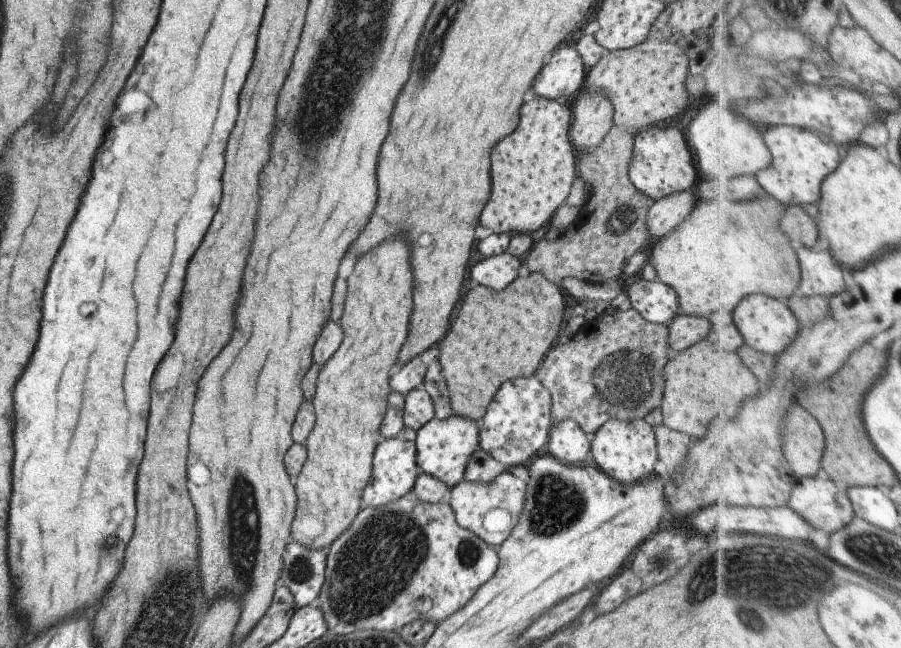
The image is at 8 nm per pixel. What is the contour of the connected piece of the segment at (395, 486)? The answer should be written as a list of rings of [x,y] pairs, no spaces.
[[[401,436],[383,440],[375,446],[371,477],[363,488],[361,502],[364,502],[366,507],[377,508],[406,496],[413,490],[413,484],[418,474],[419,468],[415,463],[414,442],[403,440]]]

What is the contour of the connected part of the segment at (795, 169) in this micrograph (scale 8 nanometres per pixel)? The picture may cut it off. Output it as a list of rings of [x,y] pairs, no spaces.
[[[787,124],[770,125],[763,134],[774,160],[769,168],[756,175],[760,186],[787,207],[815,205],[820,200],[823,182],[842,167],[839,143],[819,128]]]

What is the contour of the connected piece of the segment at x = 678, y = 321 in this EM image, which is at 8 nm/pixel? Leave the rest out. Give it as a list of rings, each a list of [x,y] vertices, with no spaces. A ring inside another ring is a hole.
[[[677,313],[667,328],[668,349],[673,354],[677,354],[706,339],[711,329],[711,322],[704,317],[691,317]]]

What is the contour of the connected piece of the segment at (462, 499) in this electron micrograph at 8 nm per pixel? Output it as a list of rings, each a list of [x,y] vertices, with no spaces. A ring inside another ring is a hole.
[[[505,470],[486,484],[469,483],[462,480],[449,490],[446,500],[455,514],[455,522],[461,528],[471,530],[483,542],[497,548],[515,526],[519,512],[521,512],[521,506],[523,506],[525,490],[526,483]]]

